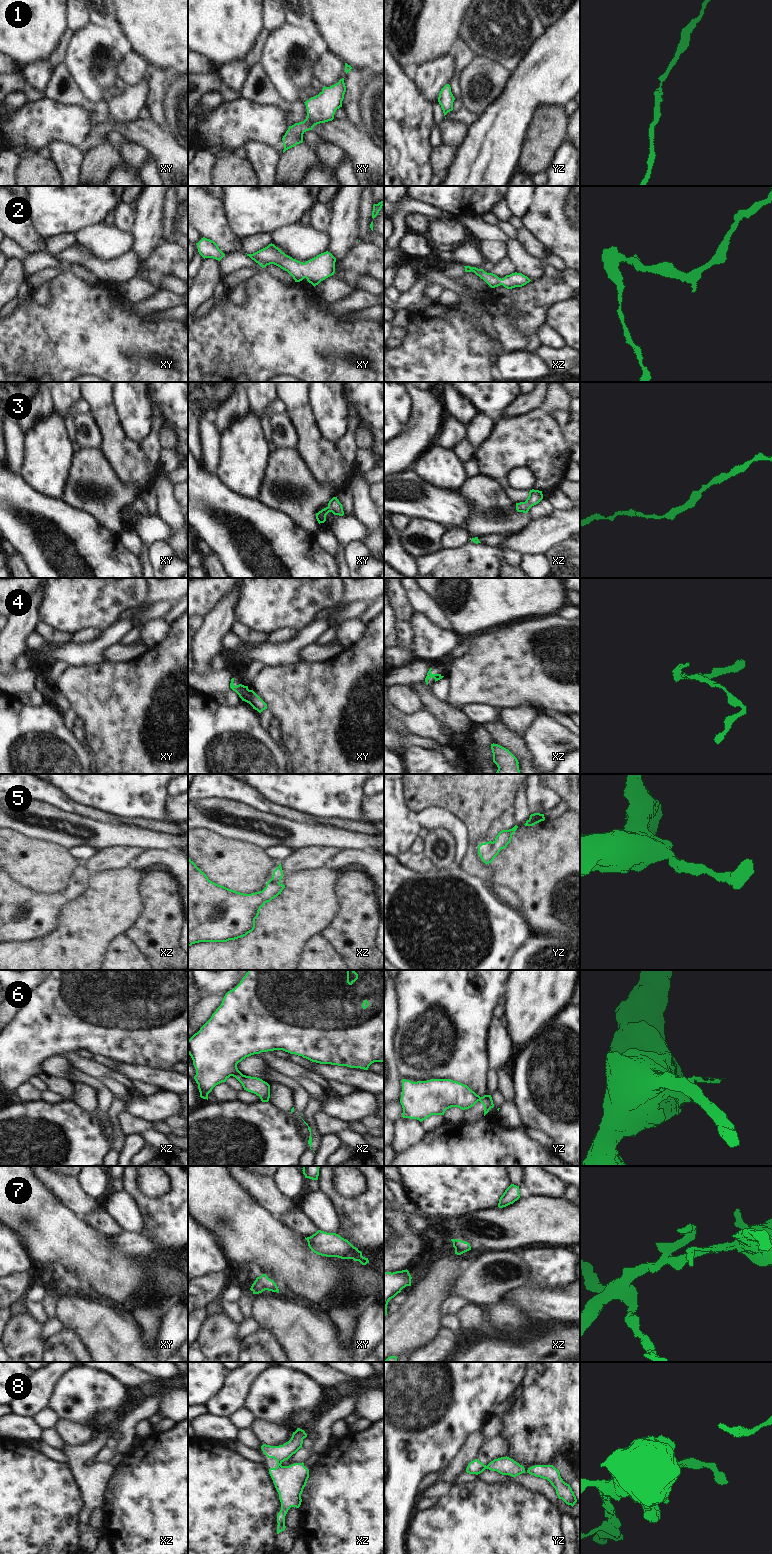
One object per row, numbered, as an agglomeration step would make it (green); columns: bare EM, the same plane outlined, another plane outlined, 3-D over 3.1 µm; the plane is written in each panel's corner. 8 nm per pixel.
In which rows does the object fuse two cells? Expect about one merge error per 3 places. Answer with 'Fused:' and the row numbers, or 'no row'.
Fused: 4

